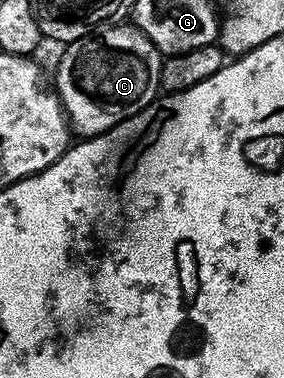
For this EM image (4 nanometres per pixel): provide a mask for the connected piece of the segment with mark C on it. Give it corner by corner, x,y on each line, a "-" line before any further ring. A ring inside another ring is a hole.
107,25
78,41
68,42
62,49
65,50
57,65
55,92
65,109
72,132
78,138
98,137
157,100
161,89
163,54
136,25

